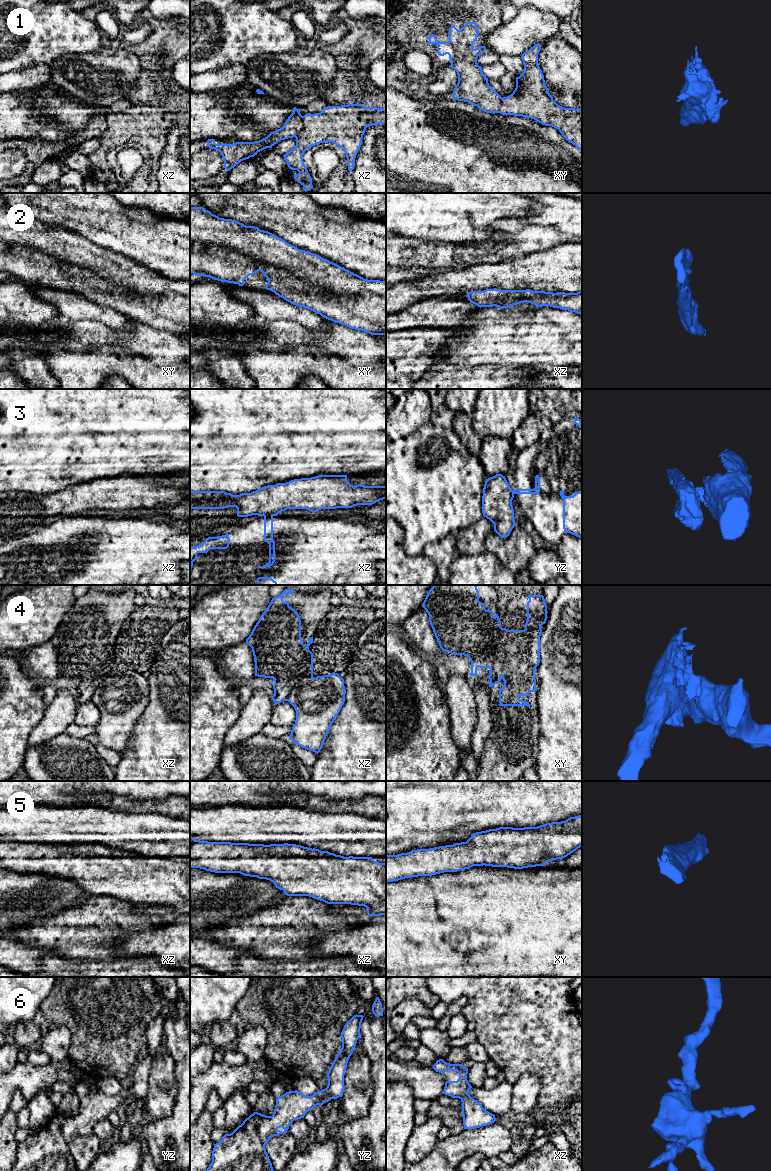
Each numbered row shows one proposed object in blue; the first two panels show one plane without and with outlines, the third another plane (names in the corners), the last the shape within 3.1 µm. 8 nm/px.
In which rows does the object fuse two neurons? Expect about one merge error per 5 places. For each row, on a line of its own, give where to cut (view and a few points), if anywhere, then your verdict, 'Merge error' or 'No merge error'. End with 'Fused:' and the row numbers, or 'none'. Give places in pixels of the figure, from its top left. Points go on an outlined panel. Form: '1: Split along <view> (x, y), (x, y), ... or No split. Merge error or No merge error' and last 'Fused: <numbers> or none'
1: Split along xz (302, 116), (302, 130), (295, 137). Merge error
2: No split. No merge error
3: Split along xz (264, 515), (272, 516). Merge error
4: Split along xy (499, 619), (507, 652), (501, 669), (512, 676), (500, 702). Merge error
5: No split. No merge error
6: No split. No merge error
Fused: 1, 3, 4

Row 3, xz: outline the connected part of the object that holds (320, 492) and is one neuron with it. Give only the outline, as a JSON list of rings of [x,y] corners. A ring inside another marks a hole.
[[[318,475],[311,478],[294,479],[262,487],[251,493],[233,495],[225,491],[190,490],[190,509],[237,508],[238,517],[277,516],[287,509],[306,509],[315,513],[321,509],[352,508],[357,505],[372,505],[386,499],[386,486],[351,485],[347,475]]]

